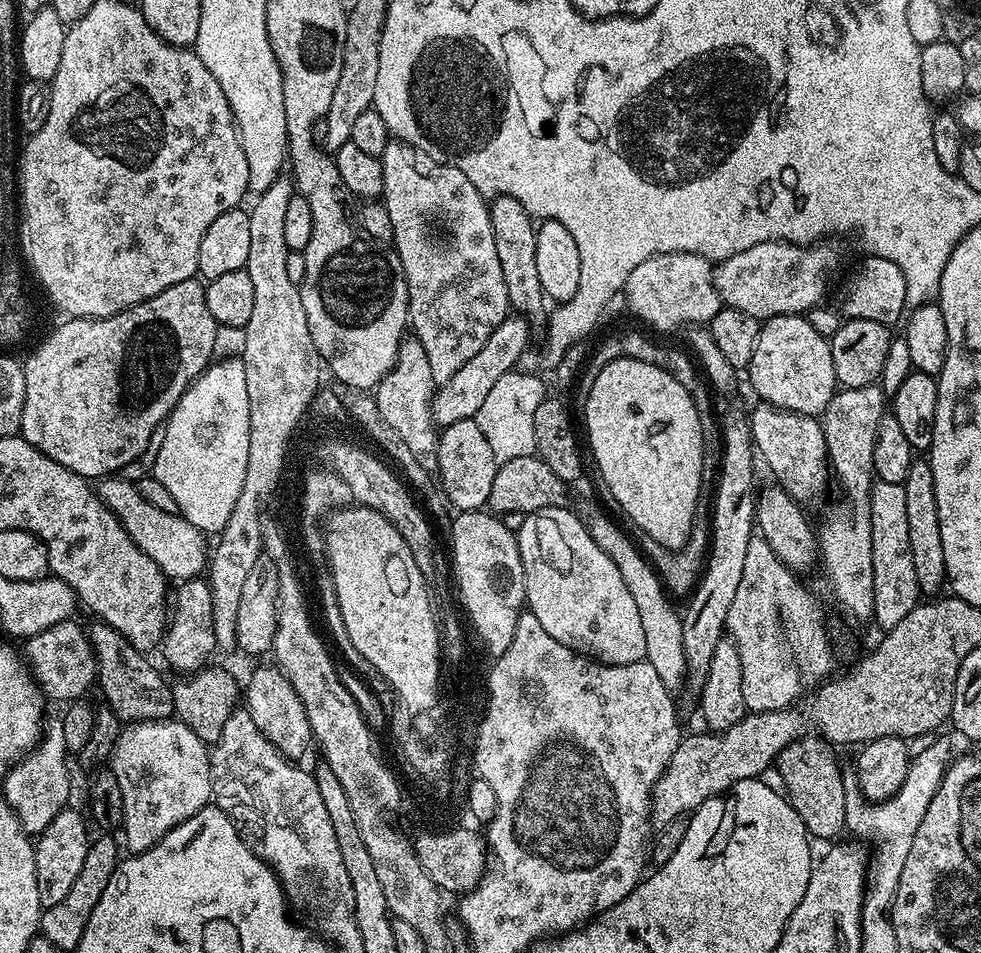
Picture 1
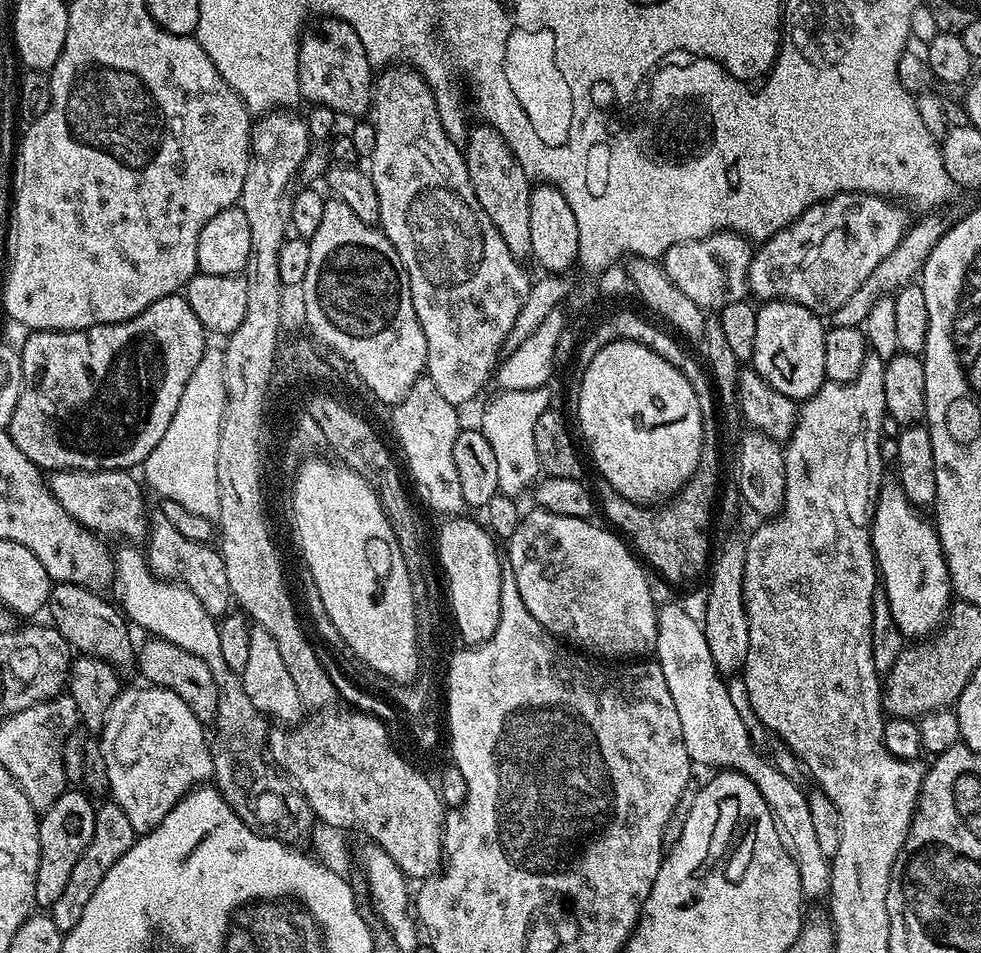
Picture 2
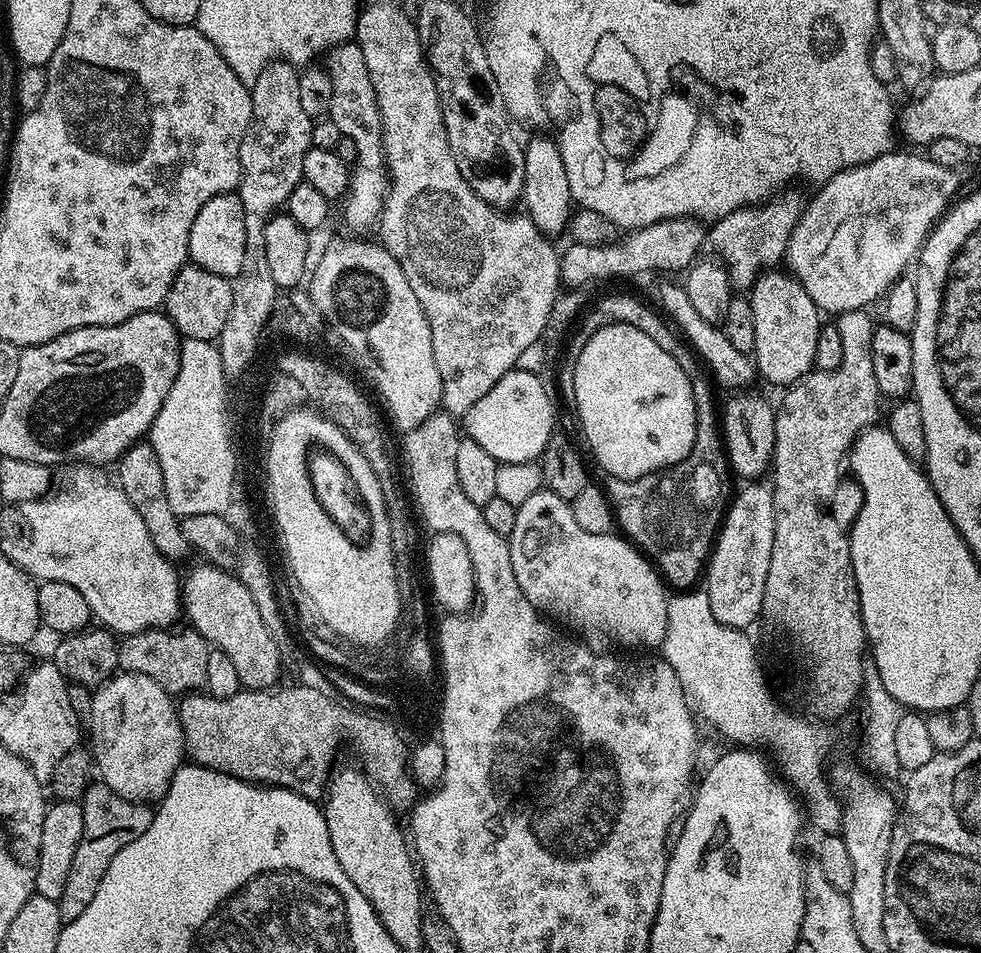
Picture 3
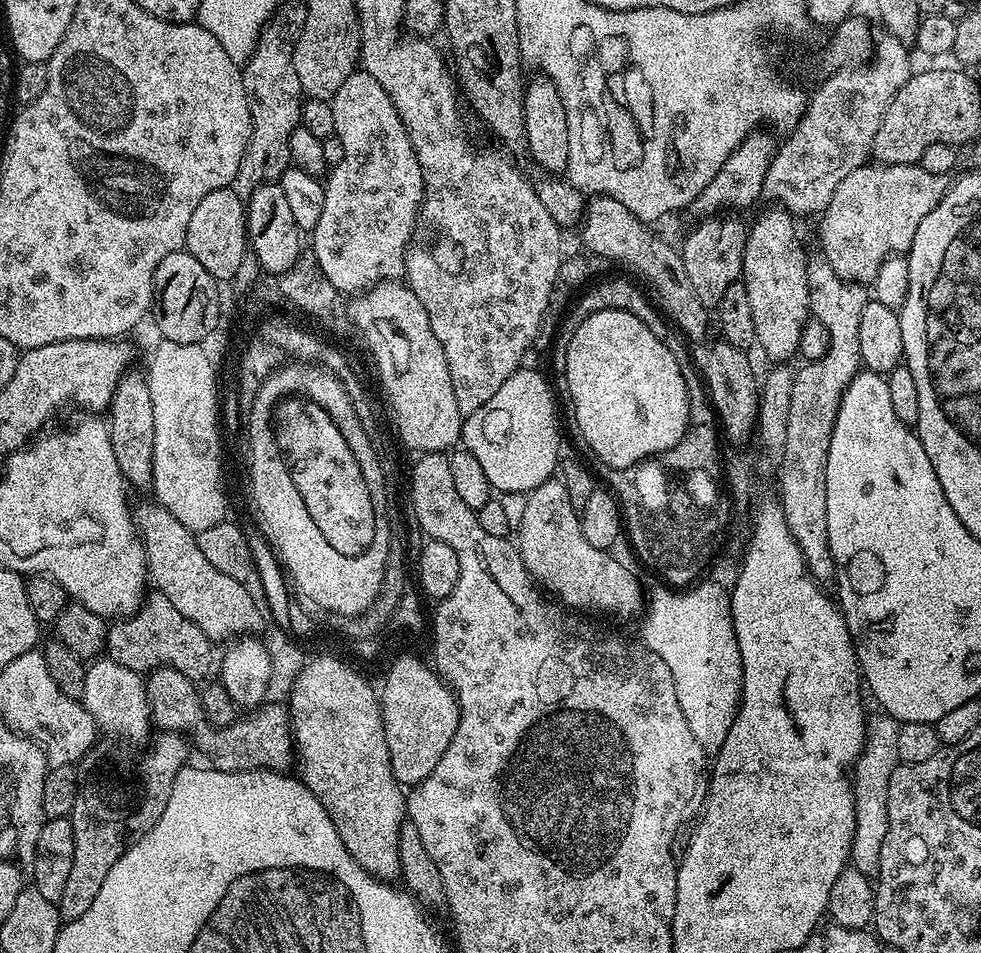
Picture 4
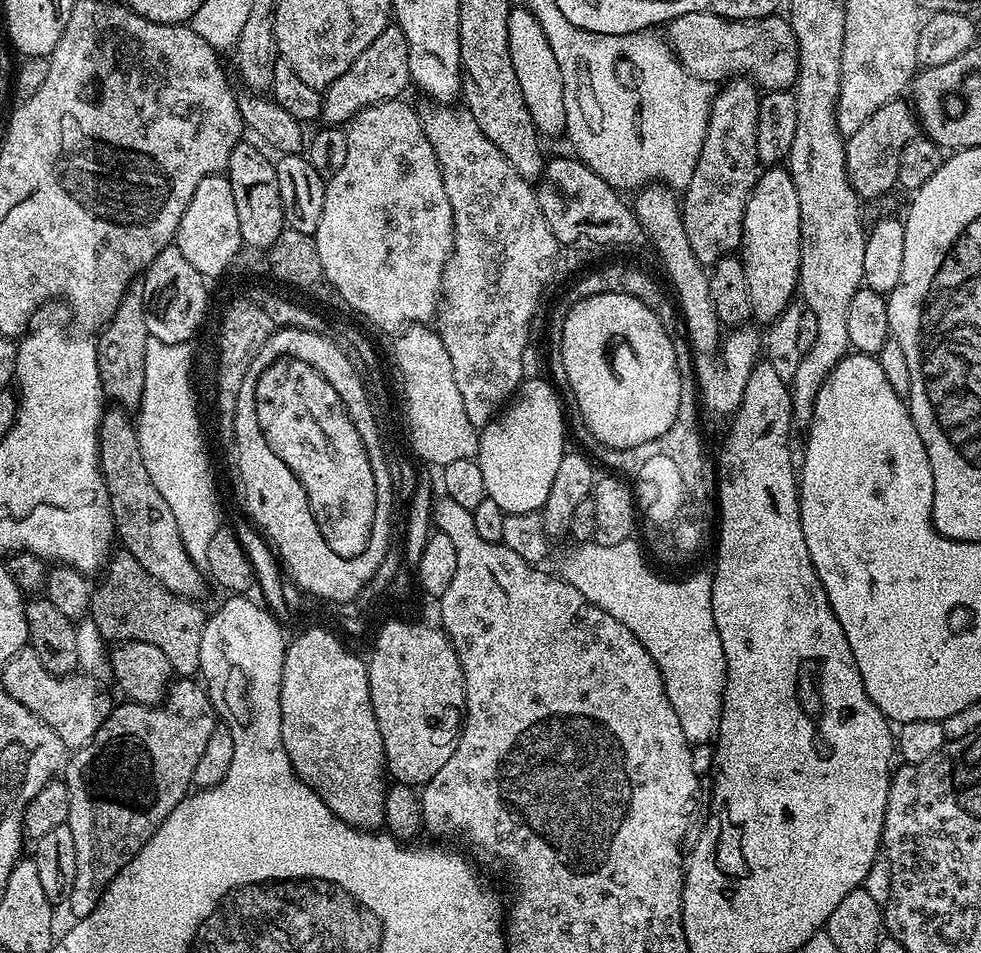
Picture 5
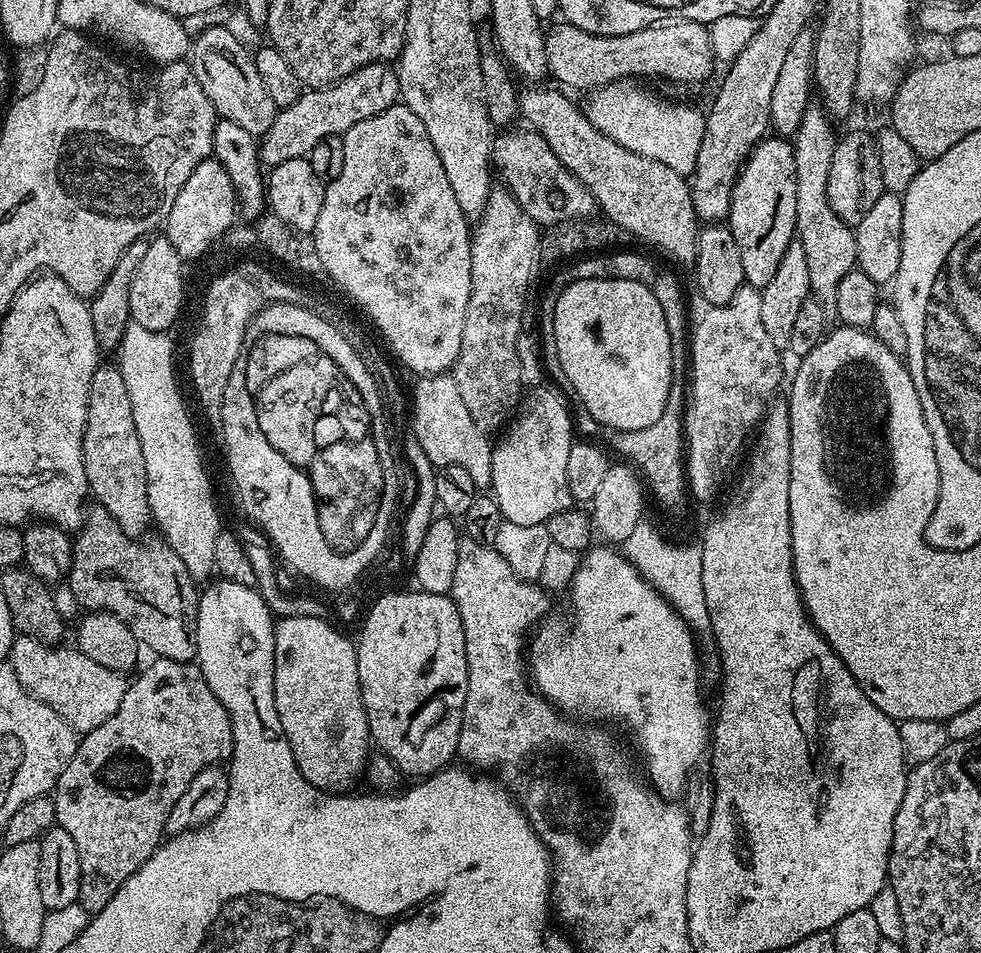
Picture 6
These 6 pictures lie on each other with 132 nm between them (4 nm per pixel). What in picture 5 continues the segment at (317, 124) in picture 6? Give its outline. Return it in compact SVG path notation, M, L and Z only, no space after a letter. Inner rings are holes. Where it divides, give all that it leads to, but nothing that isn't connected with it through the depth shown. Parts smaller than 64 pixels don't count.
M392 22L351 63L349 70L325 89L321 119L325 119L324 122L330 126L343 125L370 105L401 97L404 88L409 87L410 83L408 44L405 42L405 35L402 34L400 26Z

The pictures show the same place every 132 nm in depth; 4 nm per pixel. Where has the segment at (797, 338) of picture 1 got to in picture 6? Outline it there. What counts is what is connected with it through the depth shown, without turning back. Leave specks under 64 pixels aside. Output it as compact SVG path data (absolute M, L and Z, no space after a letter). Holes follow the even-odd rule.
M765 138L752 149L736 180L726 221L742 250L745 285L763 289L796 236L796 167L794 147L784 140Z

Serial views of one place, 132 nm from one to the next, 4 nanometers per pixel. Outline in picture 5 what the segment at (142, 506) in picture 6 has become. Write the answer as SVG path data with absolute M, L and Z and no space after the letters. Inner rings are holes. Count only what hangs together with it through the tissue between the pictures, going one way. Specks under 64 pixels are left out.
M112 406L105 411L100 420L100 433L98 434L98 446L100 447L100 469L102 478L106 482L106 494L110 498L110 510L114 518L116 535L123 551L128 552L166 590L170 590L179 596L189 598L200 598L204 592L205 573L186 554L186 546L182 542L182 534L178 534L178 524L174 522L174 513L170 511L170 506L162 499L162 494L158 494L158 489L154 487L154 482L150 482L150 474L146 470L146 462L142 462L142 450L138 446L136 437L136 425L133 417L125 409L119 406Z

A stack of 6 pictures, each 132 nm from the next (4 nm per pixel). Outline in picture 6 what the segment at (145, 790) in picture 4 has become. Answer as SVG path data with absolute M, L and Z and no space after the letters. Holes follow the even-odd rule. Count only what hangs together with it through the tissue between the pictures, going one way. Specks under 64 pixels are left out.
M159 658L153 661L149 668L141 667L140 677L129 683L122 706L102 726L94 726L94 730L79 737L74 758L62 770L52 796L56 824L74 838L78 849L78 866L82 866L78 903L89 914L102 911L126 878L152 857L165 835L174 802L186 794L186 786L190 786L194 774L219 765L232 755L228 715L222 702L214 698L214 690L210 690L199 664Z

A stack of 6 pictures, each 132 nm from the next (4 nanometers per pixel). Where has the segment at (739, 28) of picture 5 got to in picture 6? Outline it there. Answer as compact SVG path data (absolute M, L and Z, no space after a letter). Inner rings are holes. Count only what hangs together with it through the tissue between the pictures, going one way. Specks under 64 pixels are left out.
M693 20L665 21L633 34L612 36L590 34L573 24L559 23L547 29L544 41L551 79L565 89L599 90L606 84L628 77L640 78L636 76L642 74L676 82L700 82L709 76L714 65L708 28Z

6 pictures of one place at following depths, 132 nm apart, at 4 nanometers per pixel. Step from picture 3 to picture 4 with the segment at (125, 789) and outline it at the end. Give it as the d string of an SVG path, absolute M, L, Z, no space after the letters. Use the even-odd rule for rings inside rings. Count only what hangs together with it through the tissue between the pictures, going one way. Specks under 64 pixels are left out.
M97 658L87 665L82 703L101 733L109 732L110 735L121 736L124 740L146 739L145 741L153 735L154 725L144 681L145 677L141 673L107 658Z

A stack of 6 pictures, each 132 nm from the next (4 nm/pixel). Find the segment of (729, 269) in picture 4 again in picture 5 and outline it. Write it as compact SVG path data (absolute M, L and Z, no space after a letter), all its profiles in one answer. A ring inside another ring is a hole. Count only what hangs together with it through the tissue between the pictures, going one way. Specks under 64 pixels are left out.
M748 78L729 79L720 89L712 98L706 138L702 142L702 154L698 154L698 166L694 166L694 178L690 178L688 185L682 189L686 238L690 238L690 250L694 250L694 258L698 258L698 262L705 266L717 264L723 256L731 256L741 247L746 202L751 198L762 171L758 158L758 106L761 93Z

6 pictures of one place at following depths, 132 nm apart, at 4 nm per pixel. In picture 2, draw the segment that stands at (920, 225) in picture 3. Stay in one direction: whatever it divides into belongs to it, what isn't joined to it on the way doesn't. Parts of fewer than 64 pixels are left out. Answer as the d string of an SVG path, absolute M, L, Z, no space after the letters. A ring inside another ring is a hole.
M839 192L836 196L831 196L828 200L818 202L805 210L789 228L778 230L769 240L763 241L763 243L755 249L750 264L750 270L748 271L749 293L751 293L753 297L756 295L757 298L755 297L755 299L760 302L789 300L790 302L798 302L798 306L806 306L806 310L815 312L816 315L821 318L831 317L832 312L838 310L838 306L842 306L842 302L846 302L850 299L850 294L854 294L854 290L858 290L875 277L878 262L882 262L882 258L886 258L886 254L890 254L890 250L894 250L894 246L900 244L900 239L910 227L907 214L909 215L899 203L882 196L875 196L869 192Z

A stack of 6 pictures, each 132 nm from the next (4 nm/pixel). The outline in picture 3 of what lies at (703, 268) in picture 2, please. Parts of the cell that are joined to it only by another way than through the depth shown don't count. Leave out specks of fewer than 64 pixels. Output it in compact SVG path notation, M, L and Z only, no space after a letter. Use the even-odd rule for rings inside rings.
M781 190L763 204L752 204L748 208L734 210L707 229L707 247L716 248L715 255L728 272L733 289L751 289L761 272L783 261L790 234L806 207L805 201L800 201L799 194L792 191Z

